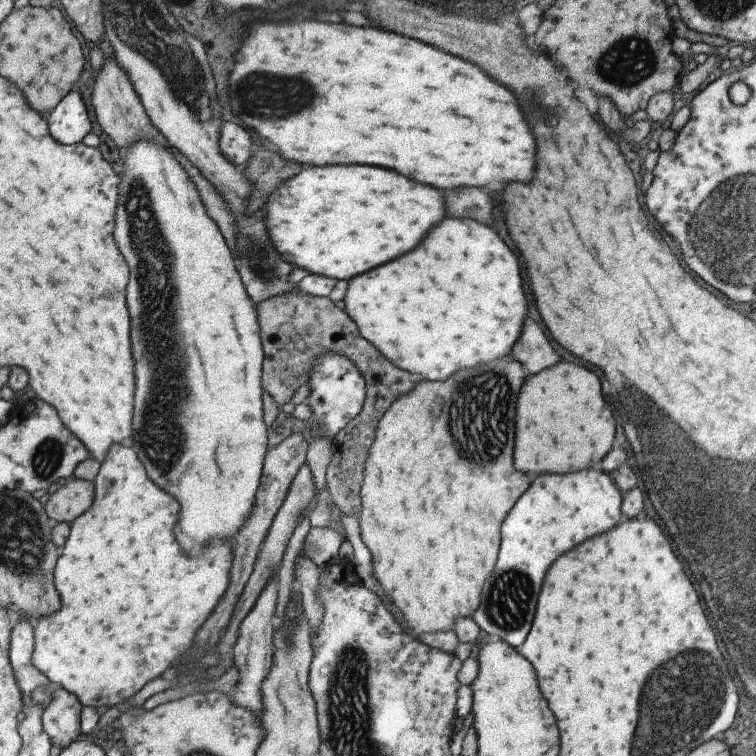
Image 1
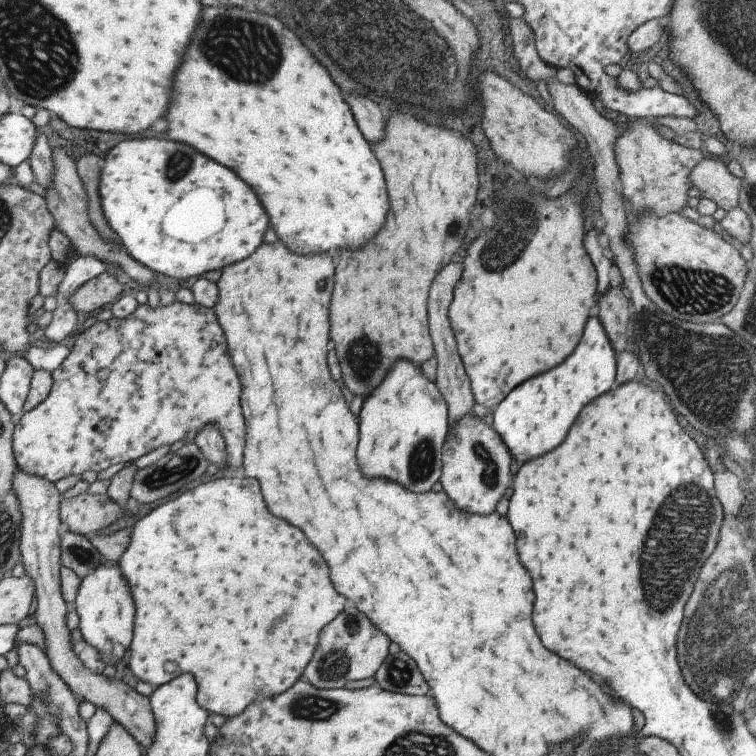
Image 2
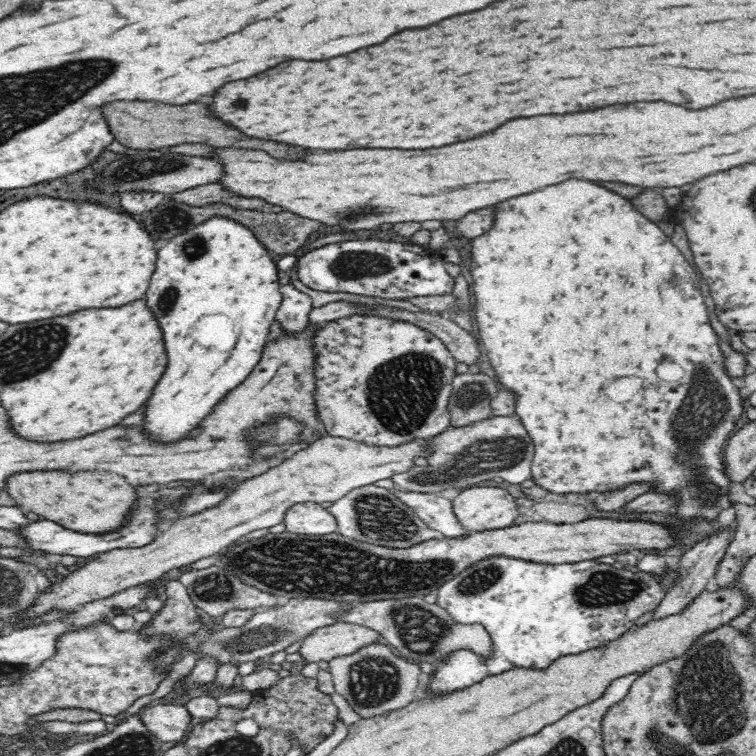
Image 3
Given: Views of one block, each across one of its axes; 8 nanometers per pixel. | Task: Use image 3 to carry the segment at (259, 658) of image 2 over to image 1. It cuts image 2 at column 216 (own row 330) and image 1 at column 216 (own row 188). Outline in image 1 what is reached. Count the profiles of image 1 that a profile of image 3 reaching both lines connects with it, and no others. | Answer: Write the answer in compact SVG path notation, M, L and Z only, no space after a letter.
M120 443L110 445L106 451L106 456L101 462L99 473L95 478L95 497L92 506L84 514L81 514L76 520L71 522L71 529L68 535L68 540L64 545L64 552L57 560L55 572L56 588L60 592L62 598L62 608L48 618L41 618L33 624L33 633L35 634L35 649L32 653L32 664L41 672L44 673L52 682L53 686L65 688L68 692L74 693L82 706L108 706L114 707L118 702L133 696L150 680L160 677L160 674L178 658L182 656L198 628L208 620L208 616L214 612L214 608L218 606L218 602L222 600L228 582L230 582L230 566L232 566L232 542L216 542L210 546L204 546L198 554L184 554L184 550L178 546L176 536L174 536L174 526L180 520L180 504L174 500L174 496L166 494L164 490L160 490L144 472L144 466L140 464L140 460L136 458L132 448L126 448L126 444L122 446Z

